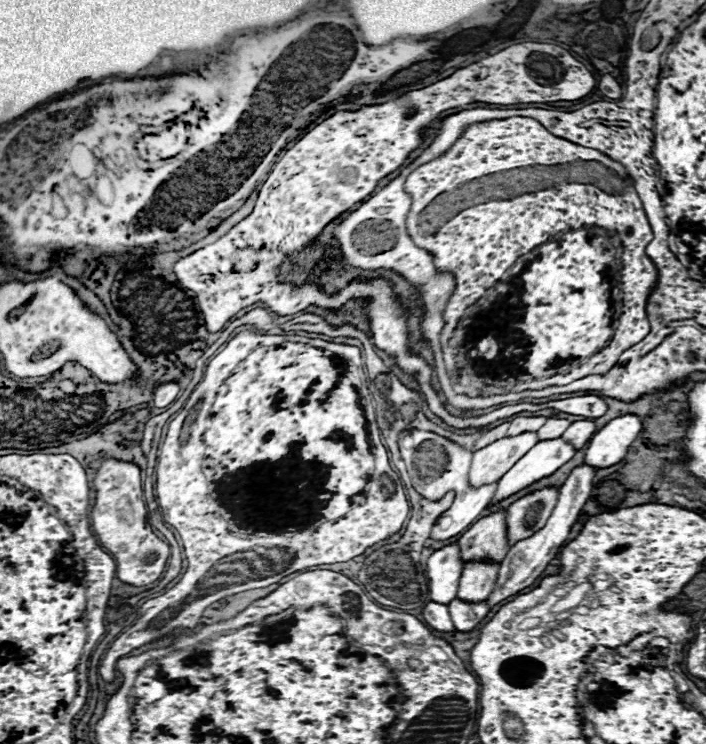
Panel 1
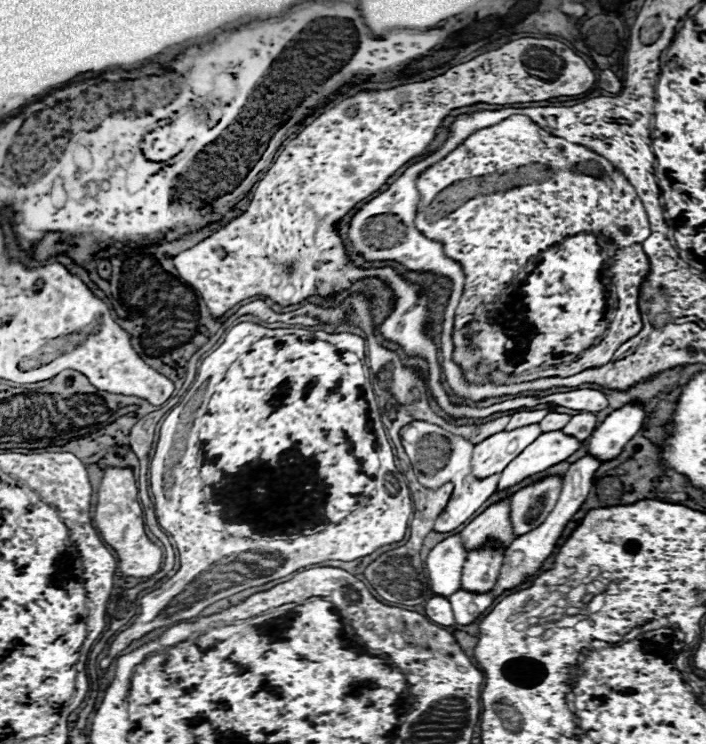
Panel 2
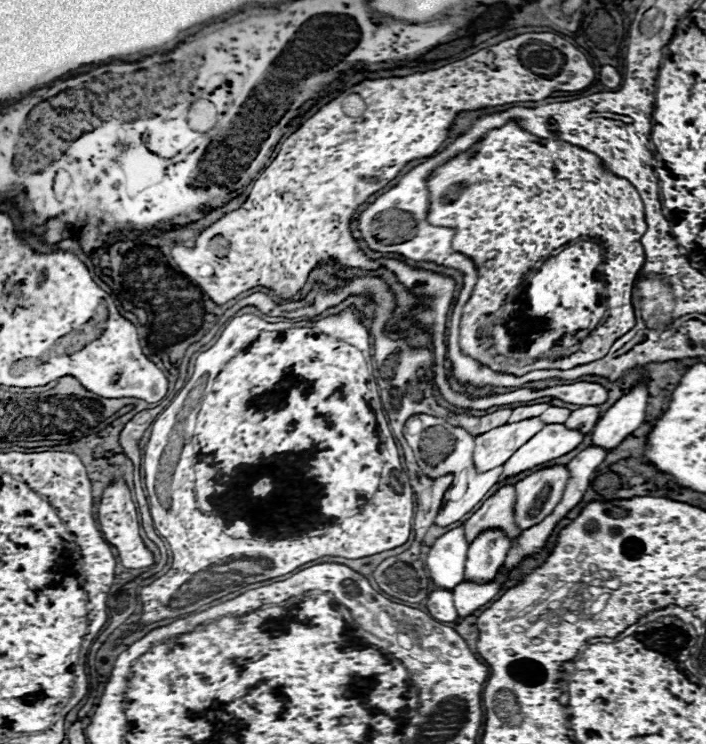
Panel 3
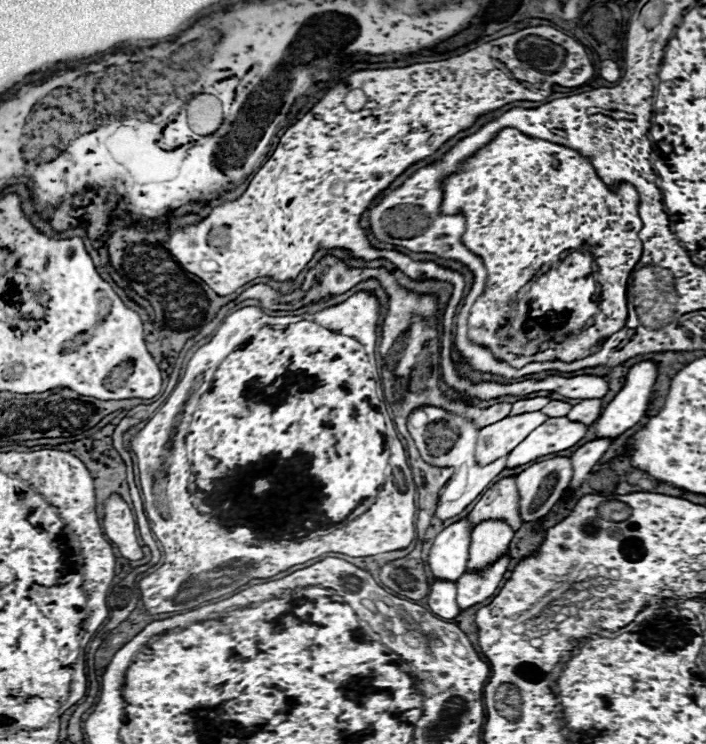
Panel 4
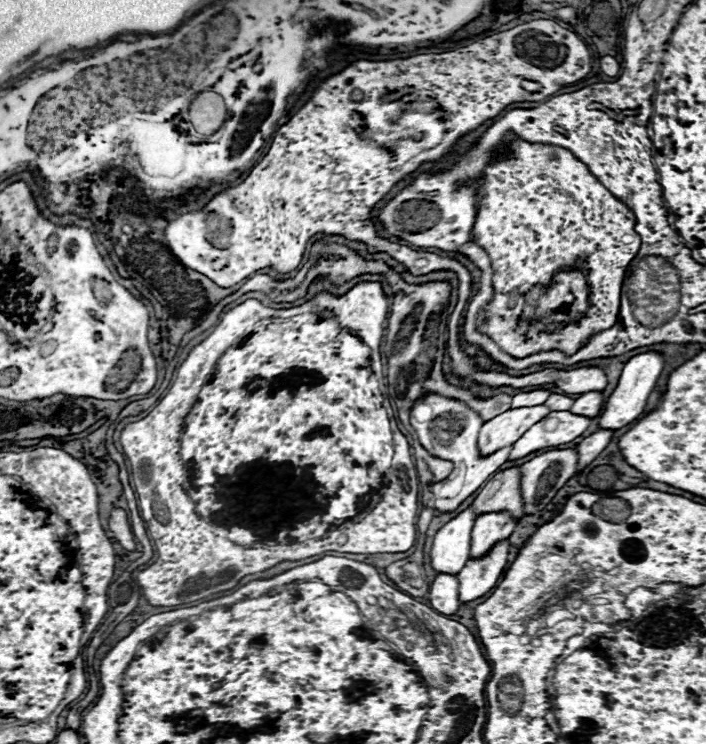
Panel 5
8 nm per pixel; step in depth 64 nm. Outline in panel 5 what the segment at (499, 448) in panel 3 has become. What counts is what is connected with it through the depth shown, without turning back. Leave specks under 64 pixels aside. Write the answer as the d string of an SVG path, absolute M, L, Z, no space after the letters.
M528 406L528 408L514 408L494 416L490 422L484 422L478 436L478 450L480 454L492 454L502 446L514 444L534 422L542 420L548 414L548 406Z

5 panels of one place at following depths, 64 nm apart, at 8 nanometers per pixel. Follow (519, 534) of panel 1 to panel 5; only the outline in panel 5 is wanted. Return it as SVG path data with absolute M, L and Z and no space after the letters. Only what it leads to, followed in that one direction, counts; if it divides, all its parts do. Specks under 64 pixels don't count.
M550 448L522 464L524 514L540 514L578 468L576 448Z

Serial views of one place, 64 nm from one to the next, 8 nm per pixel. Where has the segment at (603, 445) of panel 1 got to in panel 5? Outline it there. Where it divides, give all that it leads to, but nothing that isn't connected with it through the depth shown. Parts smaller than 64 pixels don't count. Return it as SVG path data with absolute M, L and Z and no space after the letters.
M648 350L648 352L642 352L642 354L636 354L632 356L624 368L622 368L622 374L618 378L618 386L614 388L614 392L610 394L610 398L606 400L604 404L604 412L600 414L600 426L602 428L612 428L612 430L618 430L634 420L640 418L640 414L644 412L644 406L646 406L646 400L648 400L648 394L654 390L656 386L656 380L660 378L660 372L664 368L664 356L660 352L654 352L654 350Z

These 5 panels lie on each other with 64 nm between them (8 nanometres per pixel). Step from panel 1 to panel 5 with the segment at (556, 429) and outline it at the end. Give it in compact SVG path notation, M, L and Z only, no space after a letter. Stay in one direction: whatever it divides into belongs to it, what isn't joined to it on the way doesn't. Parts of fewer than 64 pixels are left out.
M550 394L550 398L546 400L550 410L568 410L572 406L572 398L568 394Z

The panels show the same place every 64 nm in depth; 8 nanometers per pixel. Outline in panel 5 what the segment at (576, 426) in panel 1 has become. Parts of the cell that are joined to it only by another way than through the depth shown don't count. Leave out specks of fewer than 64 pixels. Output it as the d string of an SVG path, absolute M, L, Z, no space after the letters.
M586 392L586 394L580 394L574 404L572 404L572 412L574 414L582 414L582 416L598 416L600 414L600 408L604 404L604 394L602 392Z

